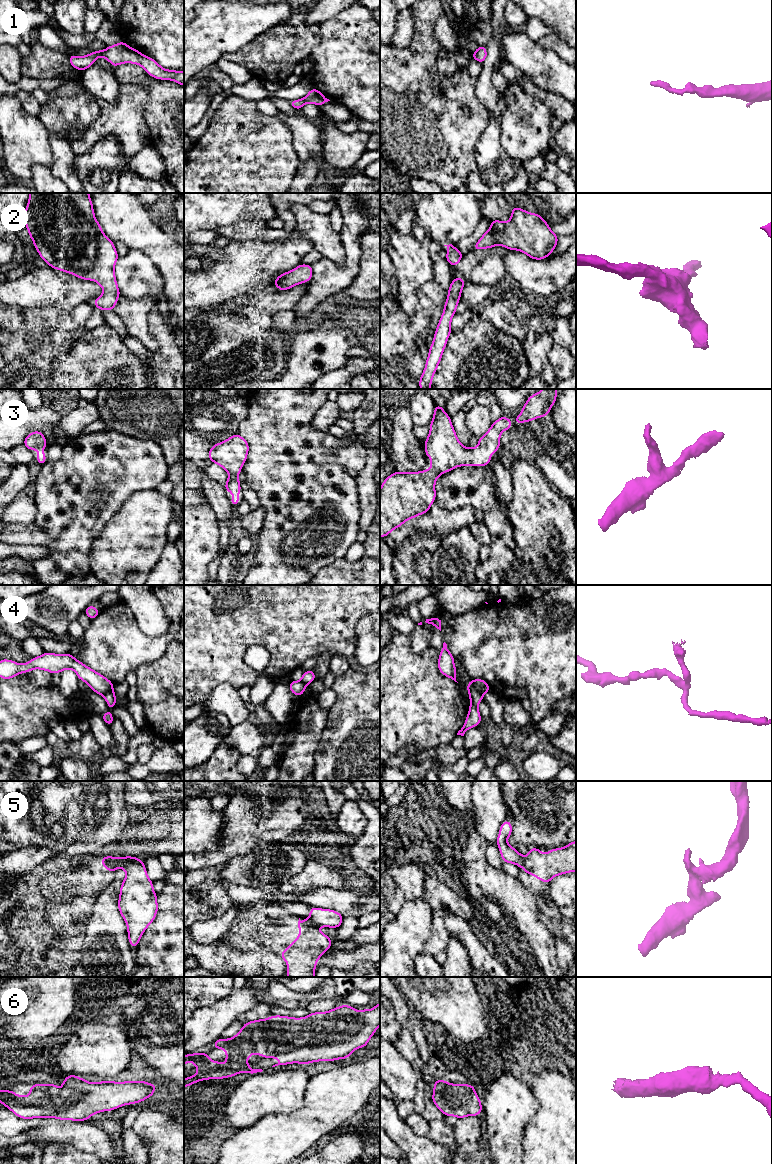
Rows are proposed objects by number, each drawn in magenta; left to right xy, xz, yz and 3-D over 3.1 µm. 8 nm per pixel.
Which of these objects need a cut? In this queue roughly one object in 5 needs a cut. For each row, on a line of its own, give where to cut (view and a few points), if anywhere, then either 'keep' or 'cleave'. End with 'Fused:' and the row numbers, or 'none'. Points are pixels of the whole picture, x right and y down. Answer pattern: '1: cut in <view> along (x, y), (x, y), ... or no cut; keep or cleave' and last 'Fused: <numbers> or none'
1: no cut; keep
2: no cut; keep
3: no cut; keep
4: cut in yz along (472, 680), (475, 688), (482, 695); cleave
5: cut in xy along (106, 857), (109, 865), (114, 869); cleave
6: no cut; keep
Fused: 4, 5

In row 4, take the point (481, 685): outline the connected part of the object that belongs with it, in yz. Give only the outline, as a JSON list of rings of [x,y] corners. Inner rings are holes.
[[[475,679],[473,680],[475,688],[484,695],[486,692],[491,691],[489,685],[483,679]]]

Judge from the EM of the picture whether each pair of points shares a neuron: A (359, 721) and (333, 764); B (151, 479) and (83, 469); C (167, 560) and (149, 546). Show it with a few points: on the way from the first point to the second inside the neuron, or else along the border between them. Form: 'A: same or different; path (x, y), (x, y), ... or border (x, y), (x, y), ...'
A: same; path (357, 732), (357, 740), (344, 753)
B: same; path (134, 469), (100, 469)
C: different; border (168, 542), (159, 560), (147, 574)

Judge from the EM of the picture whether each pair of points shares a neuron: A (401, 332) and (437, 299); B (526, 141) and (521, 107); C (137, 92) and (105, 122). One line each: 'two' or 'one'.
A: one
B: one
C: one

